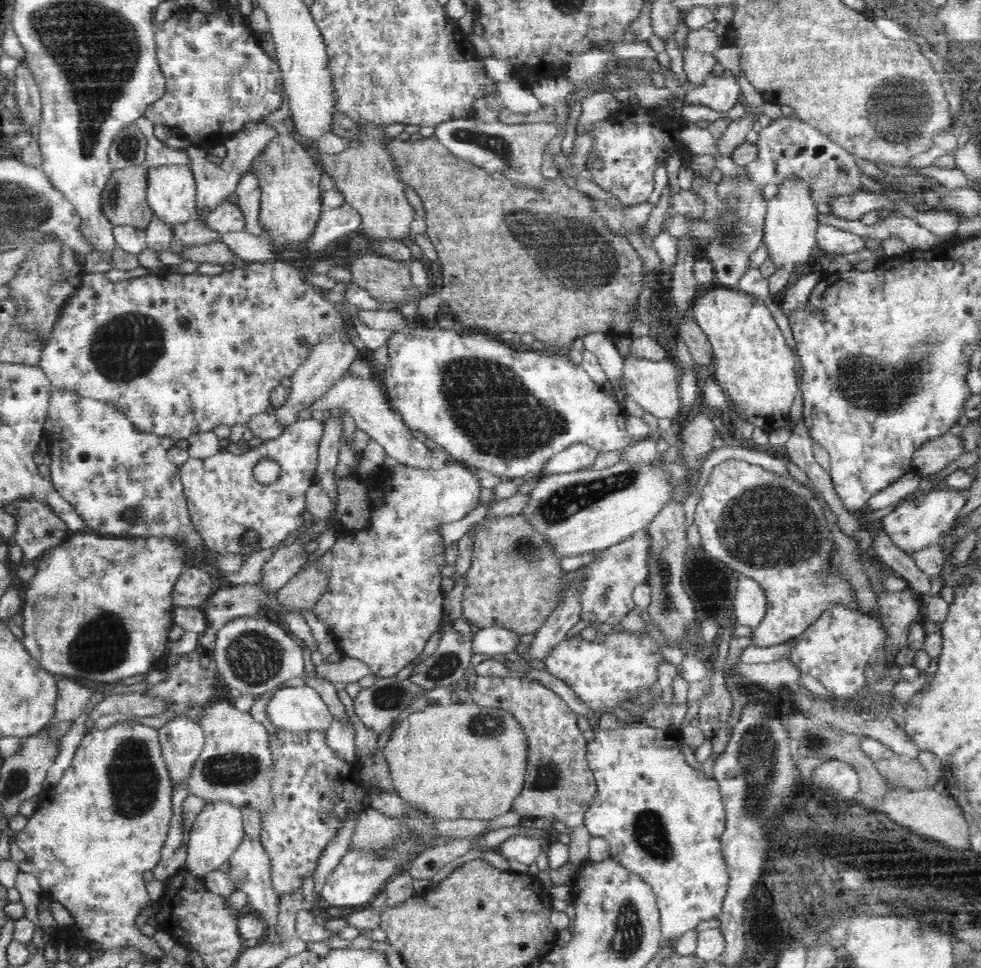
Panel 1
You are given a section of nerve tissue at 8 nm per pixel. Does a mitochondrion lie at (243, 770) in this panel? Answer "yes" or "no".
yes

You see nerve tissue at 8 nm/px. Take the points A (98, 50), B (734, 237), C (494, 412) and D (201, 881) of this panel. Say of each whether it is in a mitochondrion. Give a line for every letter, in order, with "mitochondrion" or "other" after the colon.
A: mitochondrion
B: mitochondrion
C: mitochondrion
D: other

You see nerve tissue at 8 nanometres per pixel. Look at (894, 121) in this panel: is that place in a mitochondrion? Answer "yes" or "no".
yes

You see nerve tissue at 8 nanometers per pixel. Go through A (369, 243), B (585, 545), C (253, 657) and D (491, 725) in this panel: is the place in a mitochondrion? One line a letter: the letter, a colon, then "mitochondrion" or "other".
A: other
B: other
C: mitochondrion
D: mitochondrion

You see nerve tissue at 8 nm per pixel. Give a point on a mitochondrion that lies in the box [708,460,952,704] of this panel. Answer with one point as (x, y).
(767, 527)

